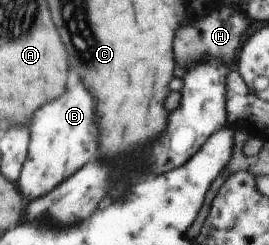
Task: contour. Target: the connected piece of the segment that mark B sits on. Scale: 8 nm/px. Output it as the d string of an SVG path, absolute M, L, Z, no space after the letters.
M70 74L72 86L68 84L66 92L46 102L34 112L29 124L29 145L26 160L18 178L19 191L27 202L46 196L64 180L74 176L78 168L90 162L98 150L98 116L94 94L86 84Z

